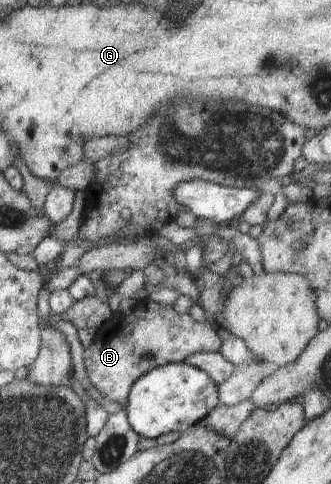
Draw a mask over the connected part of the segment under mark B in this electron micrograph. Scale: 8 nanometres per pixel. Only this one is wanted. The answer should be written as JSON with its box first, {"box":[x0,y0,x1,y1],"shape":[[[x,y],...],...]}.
{"box":[84,301,222,408],"shape":[[[155,301],[138,303],[144,305],[129,315],[114,315],[96,332],[94,343],[84,351],[86,377],[102,394],[102,399],[116,401],[126,408],[131,388],[142,375],[152,369],[175,363],[194,353],[218,352],[222,347],[220,328],[212,319],[196,321],[190,317],[190,311],[179,314],[172,307],[156,305]]]}

